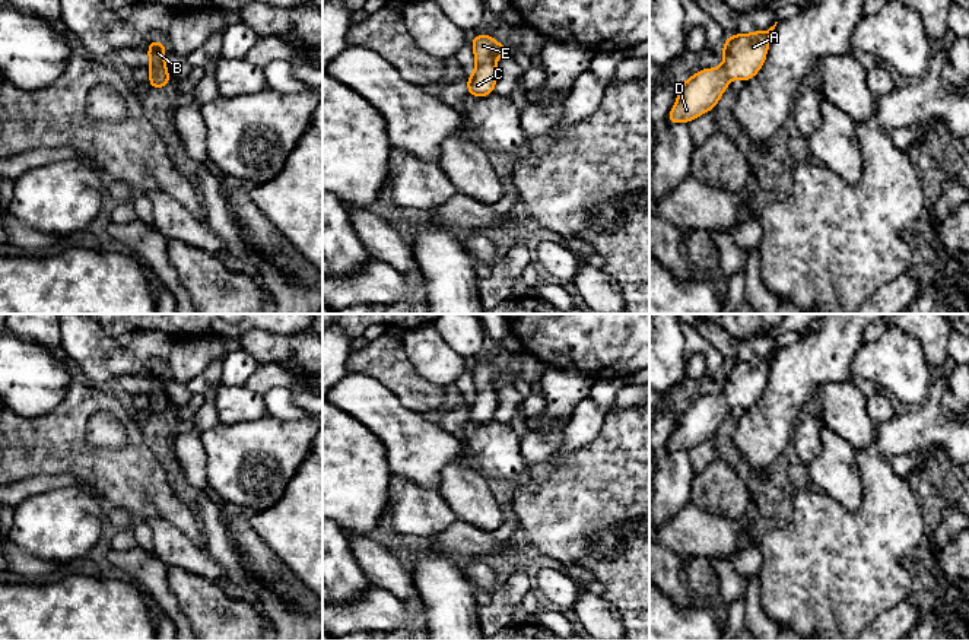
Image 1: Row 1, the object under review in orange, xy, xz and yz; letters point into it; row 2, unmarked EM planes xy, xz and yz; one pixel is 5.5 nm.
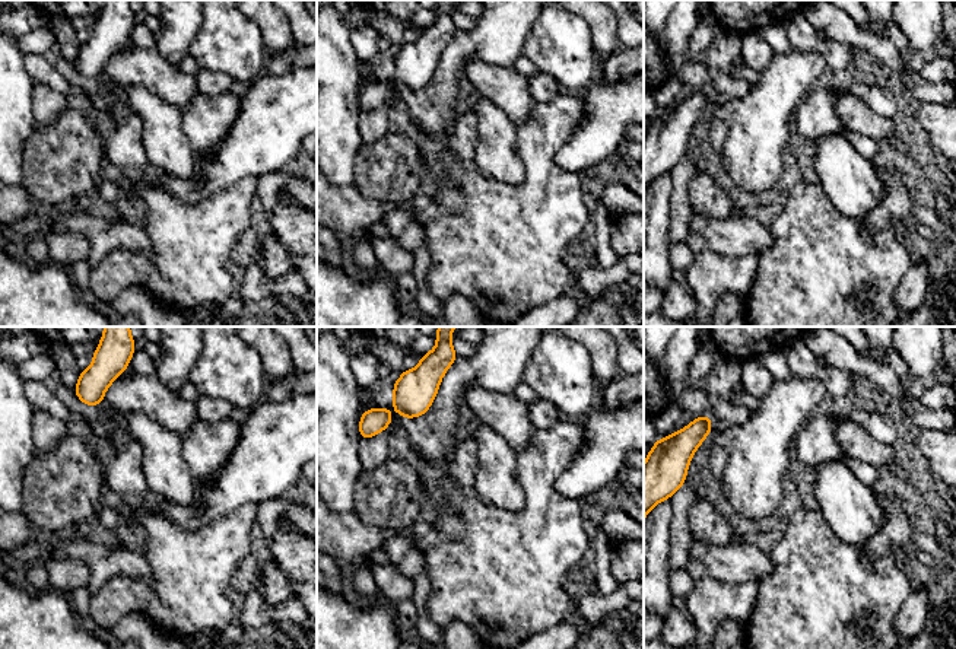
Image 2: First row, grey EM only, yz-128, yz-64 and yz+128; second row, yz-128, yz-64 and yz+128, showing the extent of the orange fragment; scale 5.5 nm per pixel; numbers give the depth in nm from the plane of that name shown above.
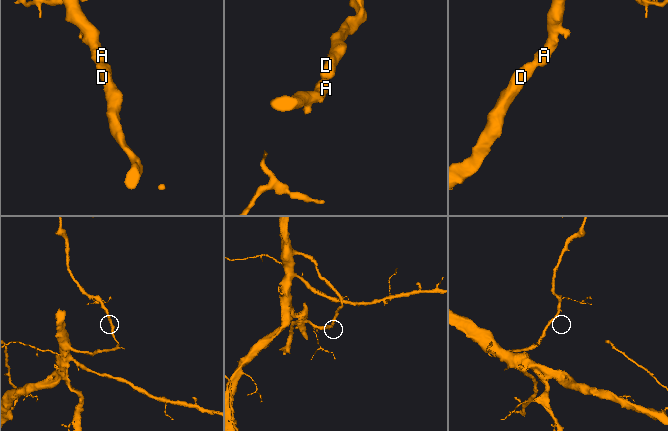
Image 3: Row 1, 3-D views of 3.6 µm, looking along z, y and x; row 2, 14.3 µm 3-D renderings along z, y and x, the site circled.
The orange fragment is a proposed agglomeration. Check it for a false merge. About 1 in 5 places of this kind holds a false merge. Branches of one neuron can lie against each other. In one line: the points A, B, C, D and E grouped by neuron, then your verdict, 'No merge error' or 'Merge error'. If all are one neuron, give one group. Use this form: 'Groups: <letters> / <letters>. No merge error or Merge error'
Groups: A B C D E. No merge error

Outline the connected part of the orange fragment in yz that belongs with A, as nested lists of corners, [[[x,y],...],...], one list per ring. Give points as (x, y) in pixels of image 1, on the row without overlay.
[[[776,350],[768,358],[728,364],[721,375],[724,390],[719,394],[700,396],[680,412],[676,431],[667,444],[668,451],[690,451],[696,444],[715,437],[733,406],[753,406],[766,388]]]

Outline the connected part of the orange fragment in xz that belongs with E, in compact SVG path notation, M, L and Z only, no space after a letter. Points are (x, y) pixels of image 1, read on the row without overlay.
M473 361L471 375L477 393L468 402L467 421L474 425L483 425L490 421L495 421L495 412L498 407L498 396L495 390L506 380L506 371L505 368L496 371L495 364L492 361Z

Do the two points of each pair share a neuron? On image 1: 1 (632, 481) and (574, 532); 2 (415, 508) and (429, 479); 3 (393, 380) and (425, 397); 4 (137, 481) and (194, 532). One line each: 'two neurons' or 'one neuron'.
1: one neuron
2: two neurons
3: one neuron
4: one neuron

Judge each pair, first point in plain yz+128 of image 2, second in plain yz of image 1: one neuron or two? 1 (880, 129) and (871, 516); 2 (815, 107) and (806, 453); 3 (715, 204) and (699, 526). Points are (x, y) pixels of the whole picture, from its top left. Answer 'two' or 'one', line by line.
1: two
2: one
3: two

